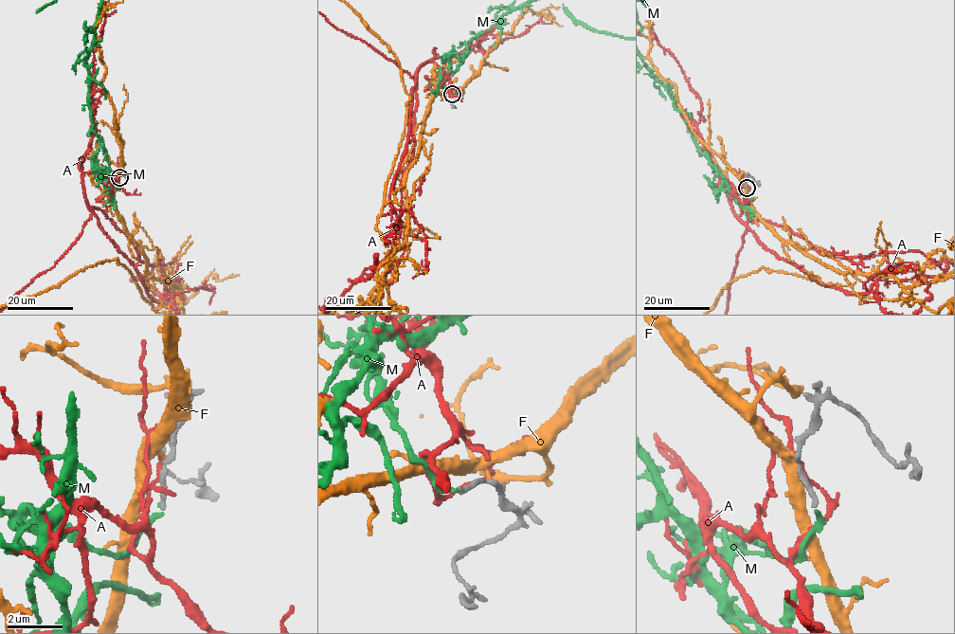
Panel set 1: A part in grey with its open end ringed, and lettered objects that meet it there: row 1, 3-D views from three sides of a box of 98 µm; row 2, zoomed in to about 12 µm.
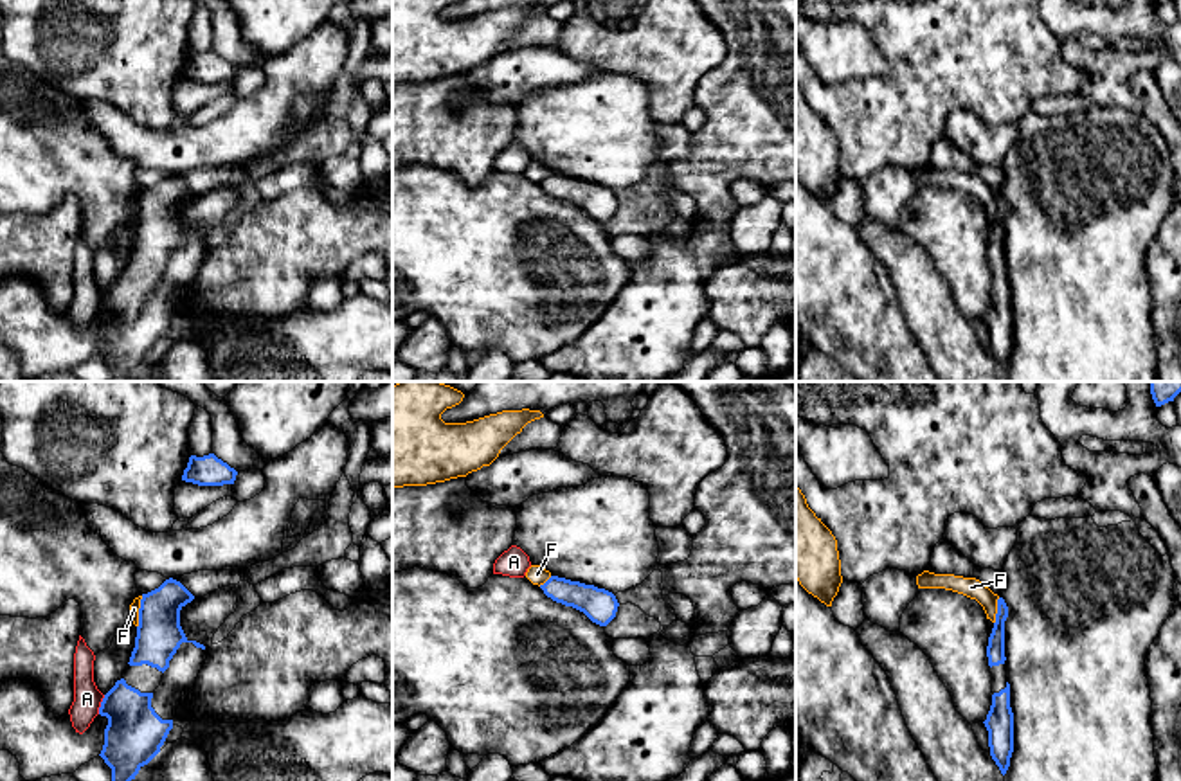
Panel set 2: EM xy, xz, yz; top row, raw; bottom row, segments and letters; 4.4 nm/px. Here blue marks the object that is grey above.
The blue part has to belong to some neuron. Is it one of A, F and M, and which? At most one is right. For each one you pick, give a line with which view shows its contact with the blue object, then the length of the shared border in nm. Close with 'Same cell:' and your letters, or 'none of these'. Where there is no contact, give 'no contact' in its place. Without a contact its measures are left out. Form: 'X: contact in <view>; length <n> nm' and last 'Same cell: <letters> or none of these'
M: no contact
Same cell: M

